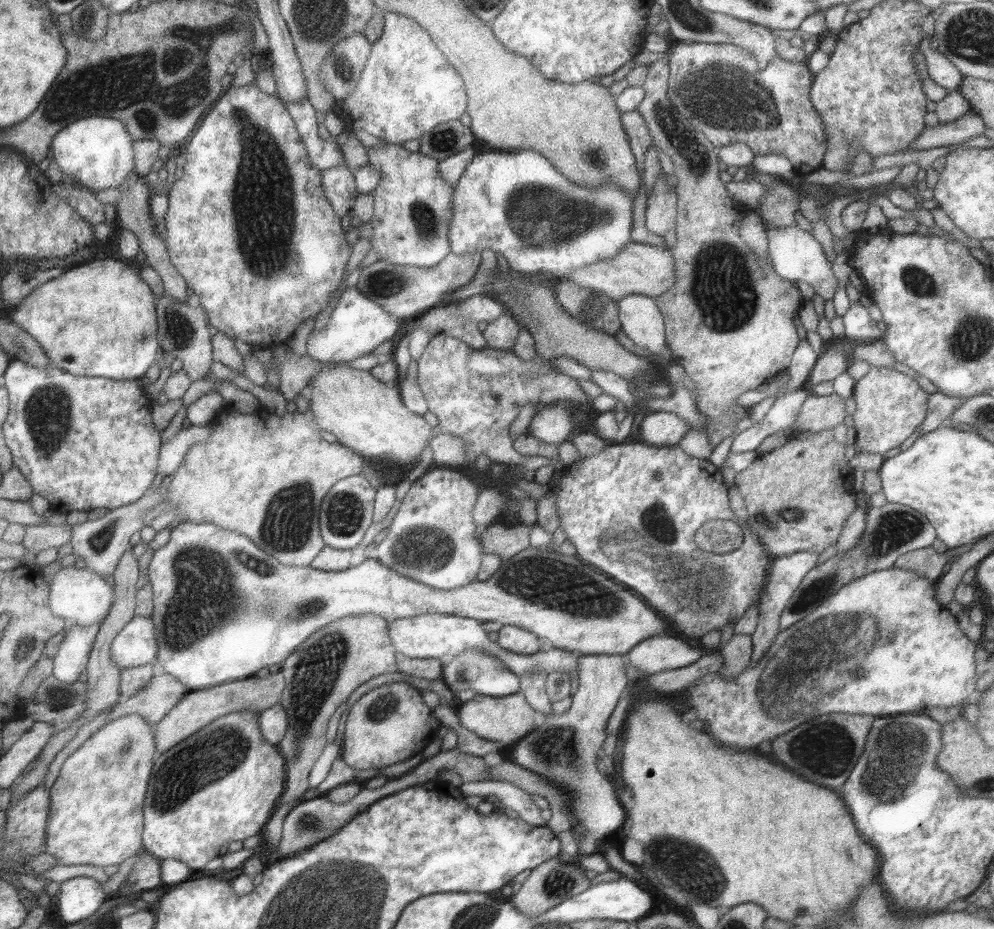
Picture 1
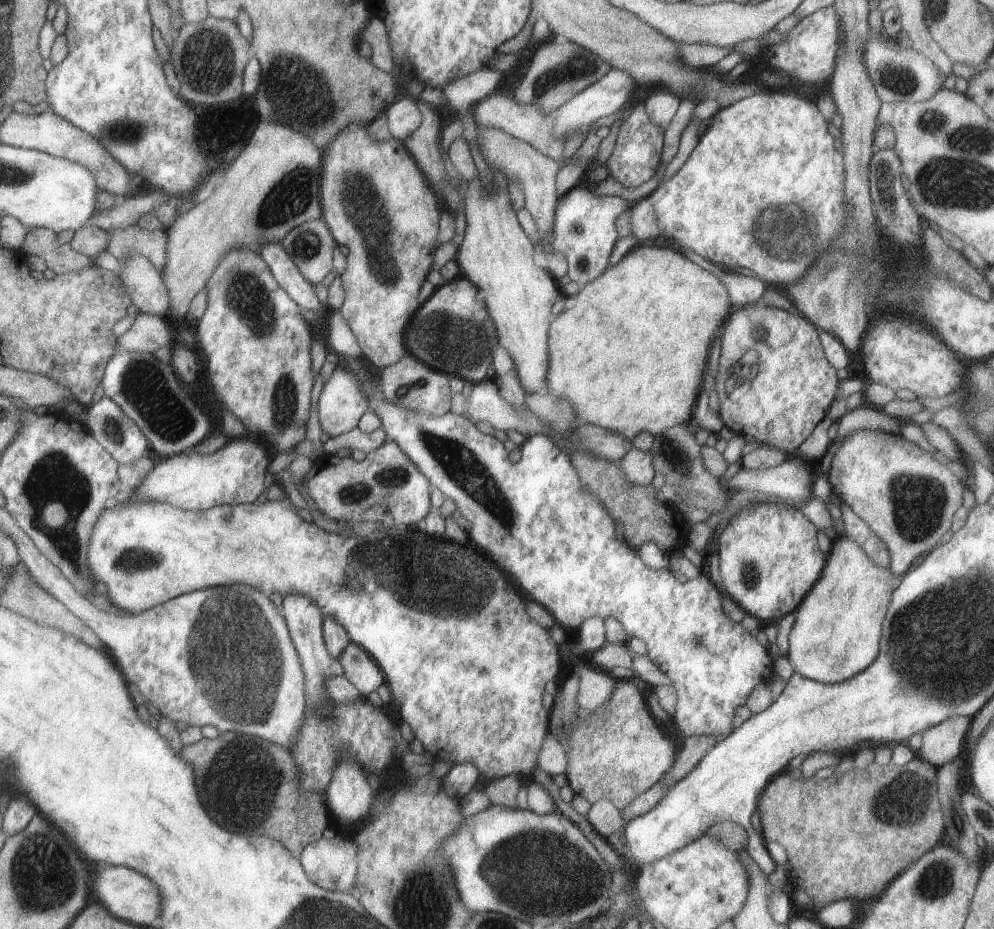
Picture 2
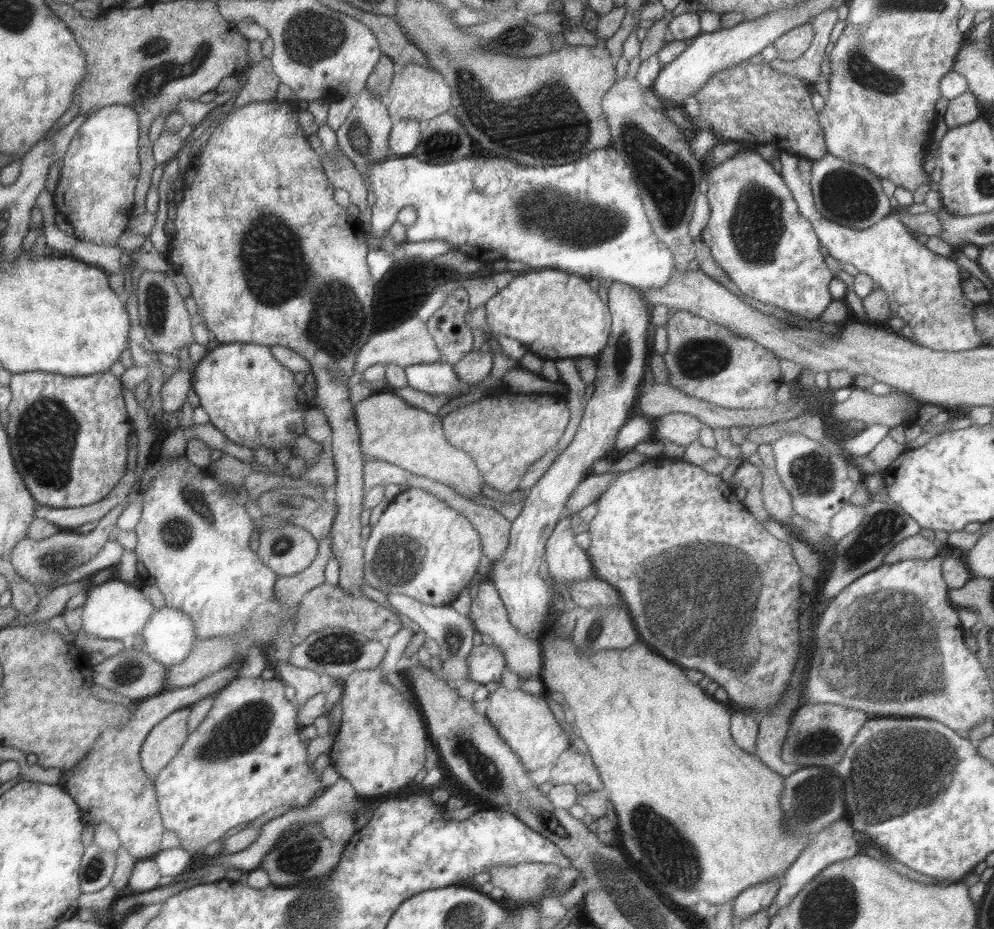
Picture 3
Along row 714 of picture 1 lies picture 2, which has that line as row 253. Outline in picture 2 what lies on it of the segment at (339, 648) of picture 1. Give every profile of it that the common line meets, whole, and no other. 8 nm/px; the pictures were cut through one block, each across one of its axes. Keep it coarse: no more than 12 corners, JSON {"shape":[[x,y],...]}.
{"shape":[[322,218],[293,228],[284,250],[314,286],[336,244]]}

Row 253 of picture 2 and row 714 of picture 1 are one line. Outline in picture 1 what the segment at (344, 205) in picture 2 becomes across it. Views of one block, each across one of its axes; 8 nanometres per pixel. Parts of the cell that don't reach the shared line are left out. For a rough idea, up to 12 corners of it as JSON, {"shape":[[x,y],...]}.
{"shape":[[407,682],[364,694],[342,758],[380,768],[421,753],[442,724]]}

